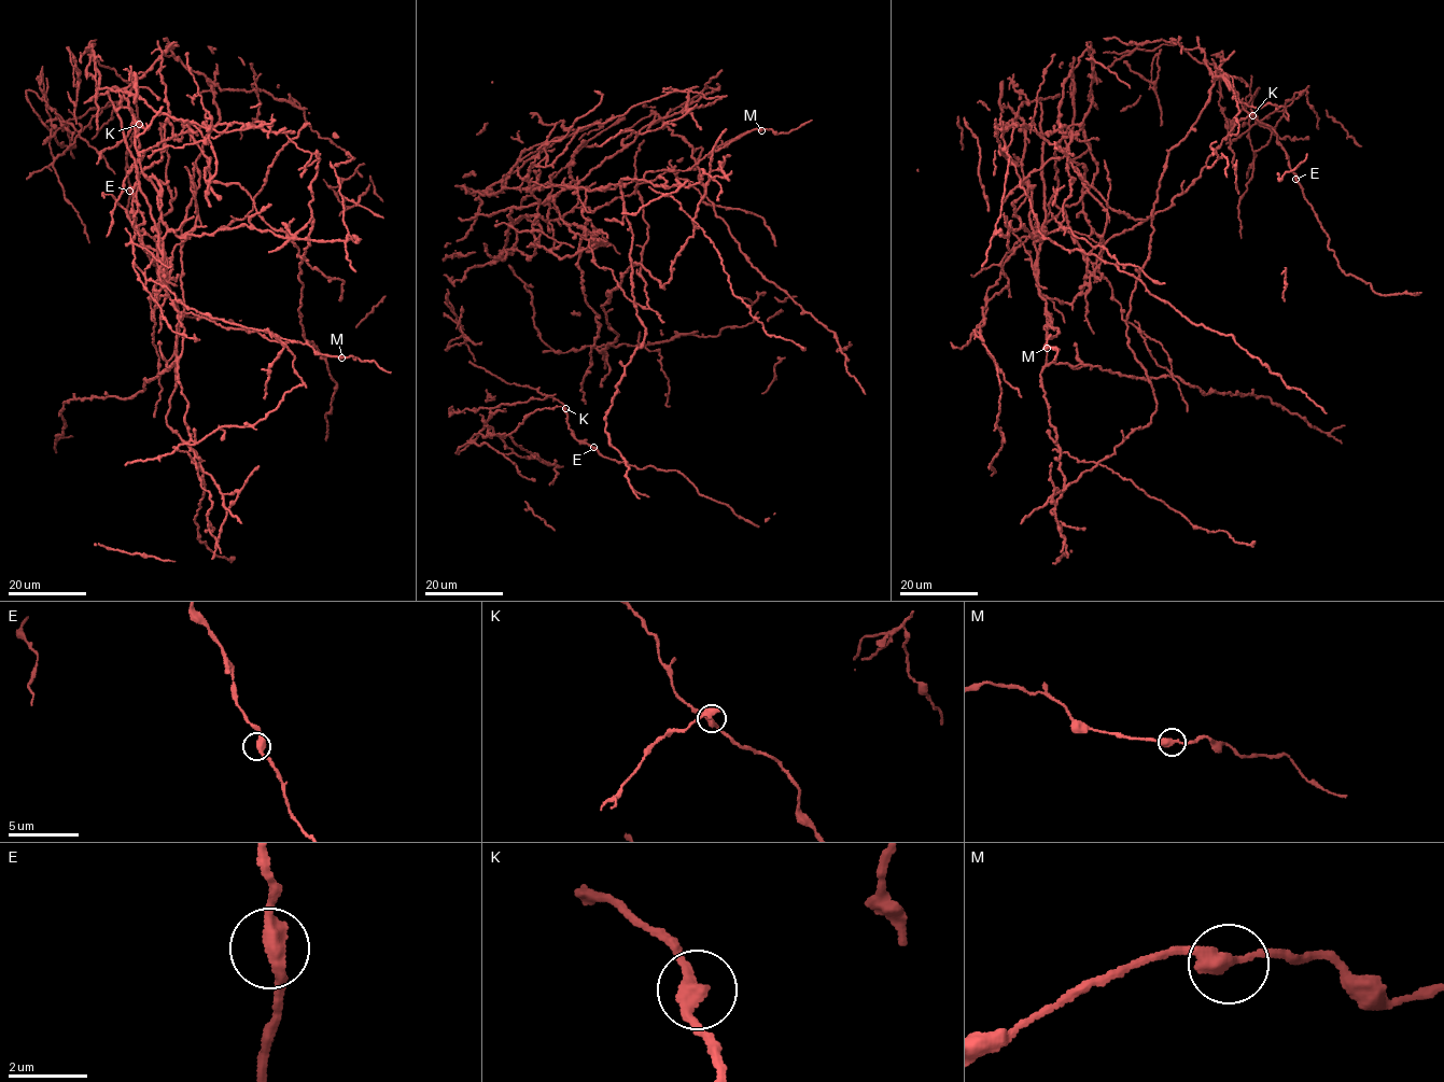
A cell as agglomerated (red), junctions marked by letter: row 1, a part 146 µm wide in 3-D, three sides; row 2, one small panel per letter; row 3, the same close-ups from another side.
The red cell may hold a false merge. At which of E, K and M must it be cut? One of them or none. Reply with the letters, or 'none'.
M

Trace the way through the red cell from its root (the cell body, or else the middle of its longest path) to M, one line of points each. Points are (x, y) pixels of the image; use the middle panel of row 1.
M: (700, 181), (666, 187), (625, 179), (605, 187), (641, 180), (648, 171), (686, 171), (712, 152), (761, 130)

